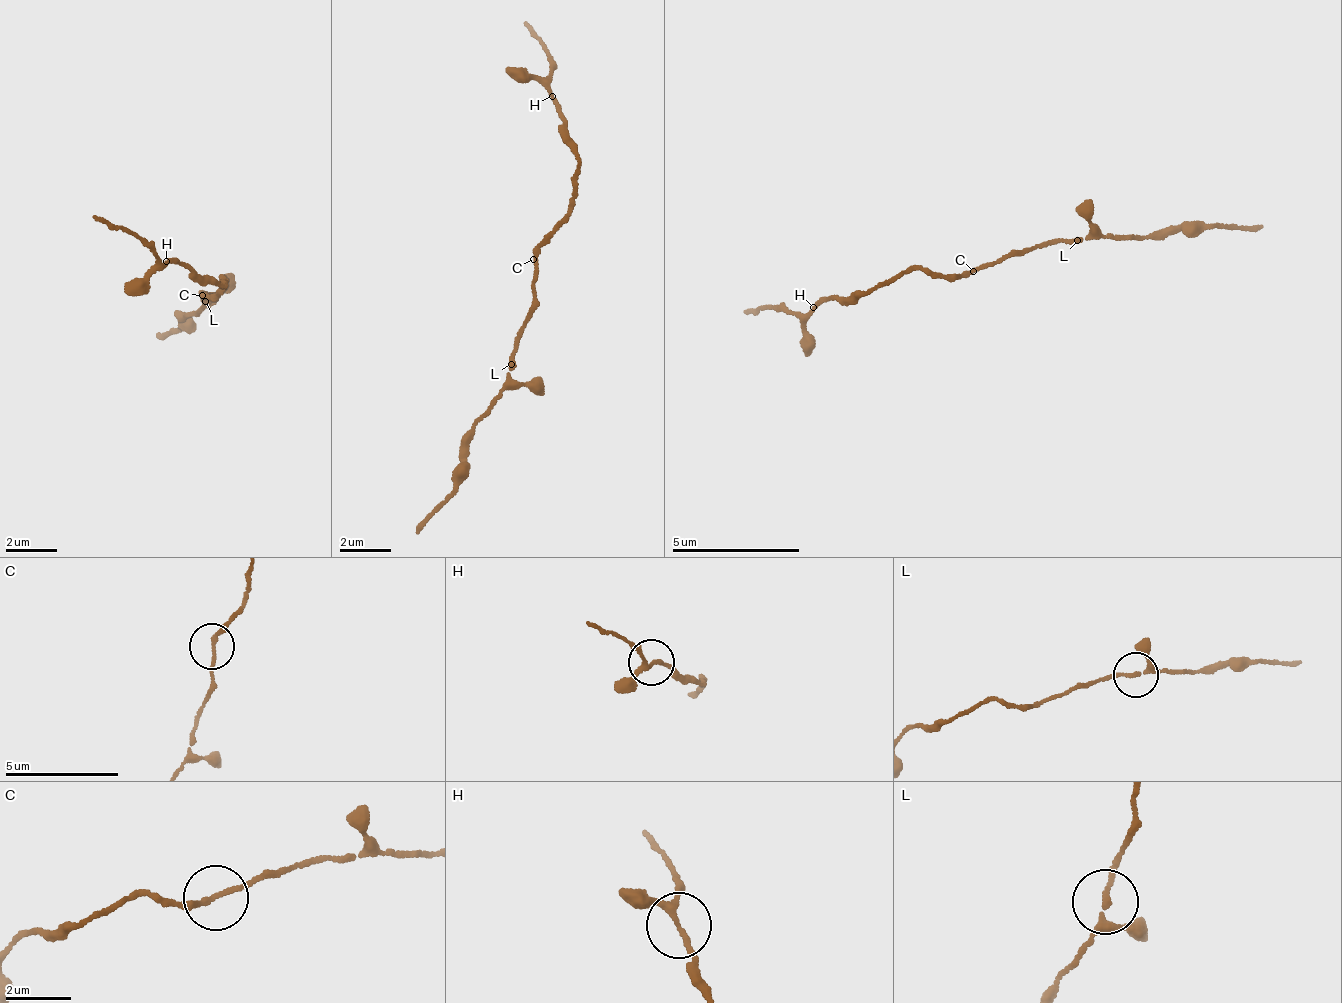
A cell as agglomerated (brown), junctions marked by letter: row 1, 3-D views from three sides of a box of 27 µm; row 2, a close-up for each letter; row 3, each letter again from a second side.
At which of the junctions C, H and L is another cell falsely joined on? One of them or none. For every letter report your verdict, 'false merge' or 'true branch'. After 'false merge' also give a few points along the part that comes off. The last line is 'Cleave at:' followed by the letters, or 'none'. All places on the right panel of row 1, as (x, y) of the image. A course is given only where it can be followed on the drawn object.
C: true branch
H: true branch
L: true branch
Cleave at: none

